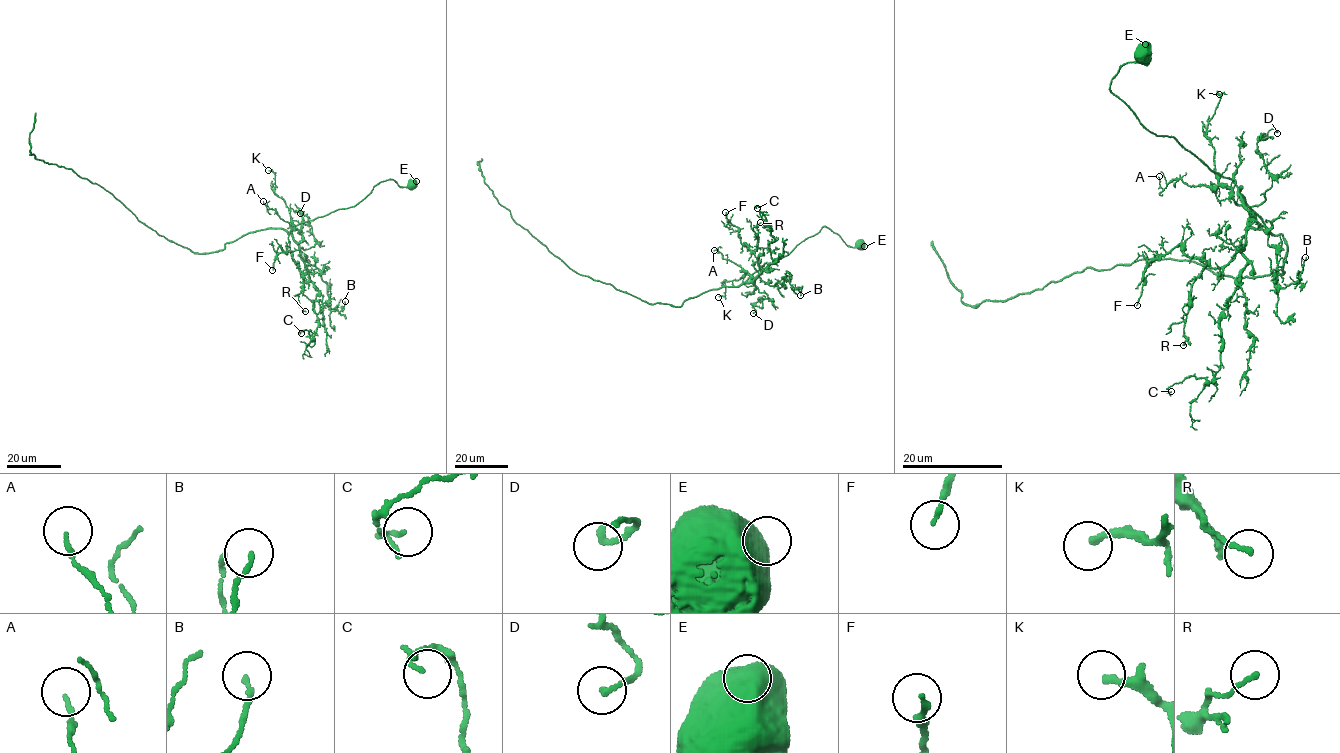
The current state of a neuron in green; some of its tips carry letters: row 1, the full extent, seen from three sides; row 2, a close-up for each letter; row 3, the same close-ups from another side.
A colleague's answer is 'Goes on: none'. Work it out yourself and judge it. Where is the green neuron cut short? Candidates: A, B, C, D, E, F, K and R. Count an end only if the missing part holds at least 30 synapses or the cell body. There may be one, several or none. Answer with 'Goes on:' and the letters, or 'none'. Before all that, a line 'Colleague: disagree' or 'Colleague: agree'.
Colleague: agree
Goes on: none

